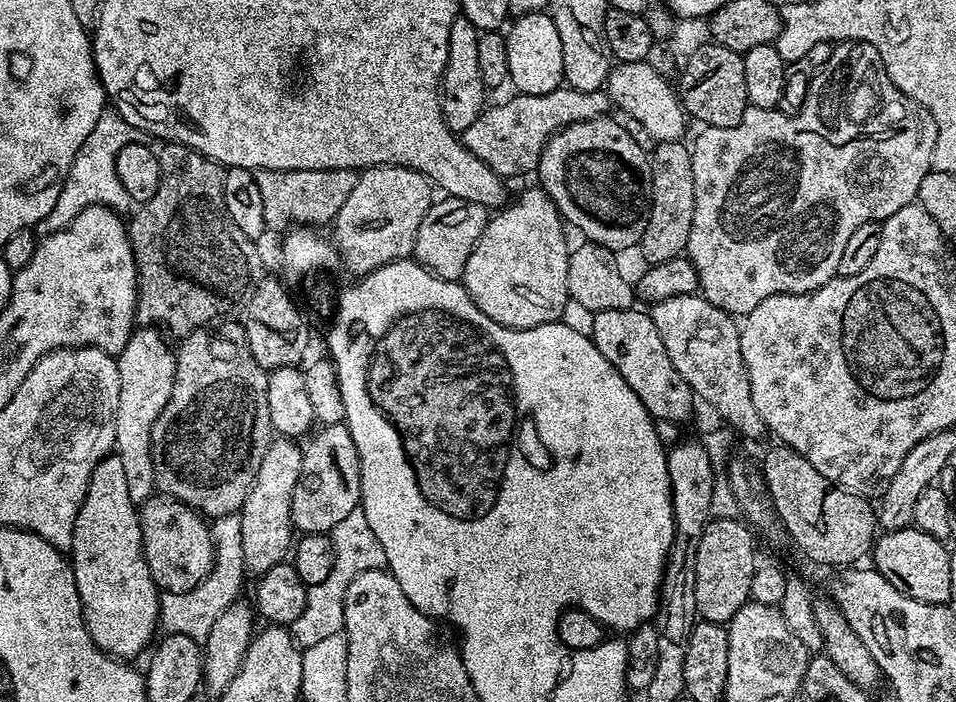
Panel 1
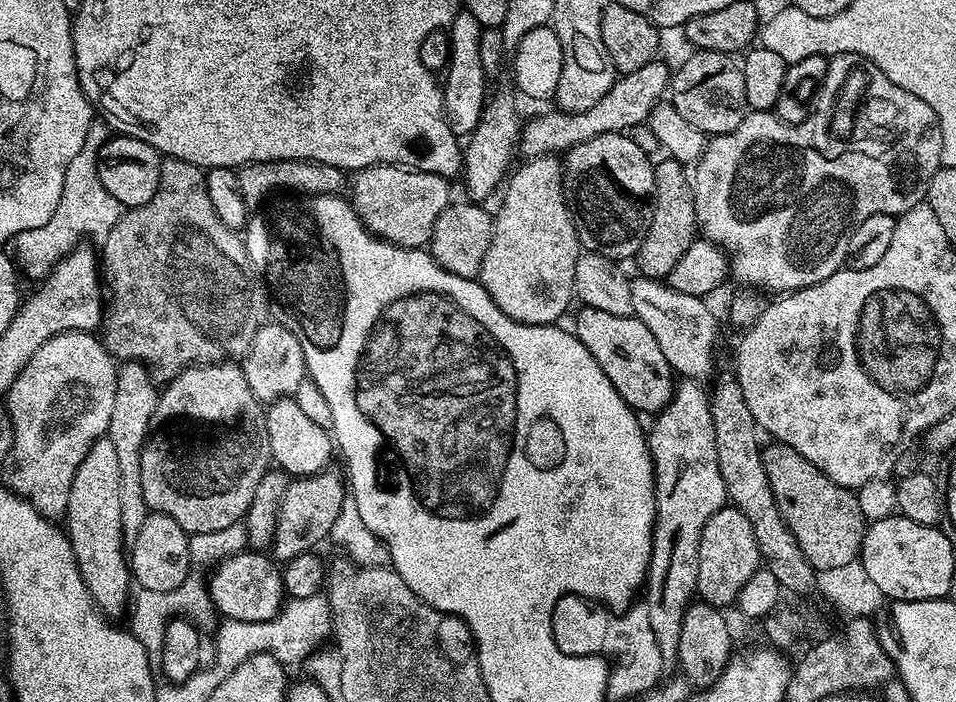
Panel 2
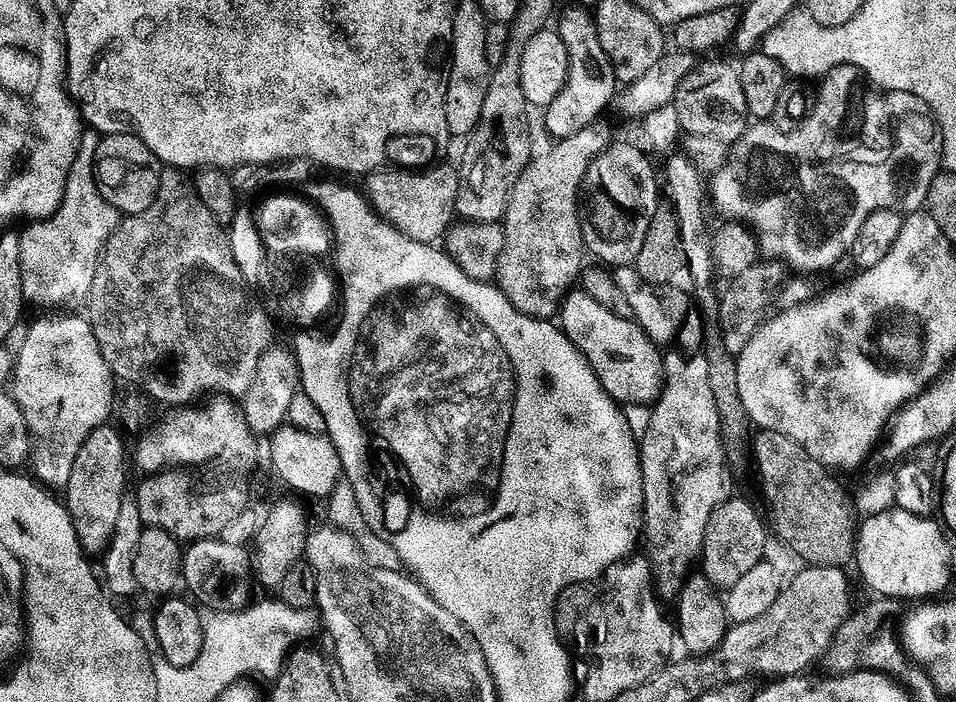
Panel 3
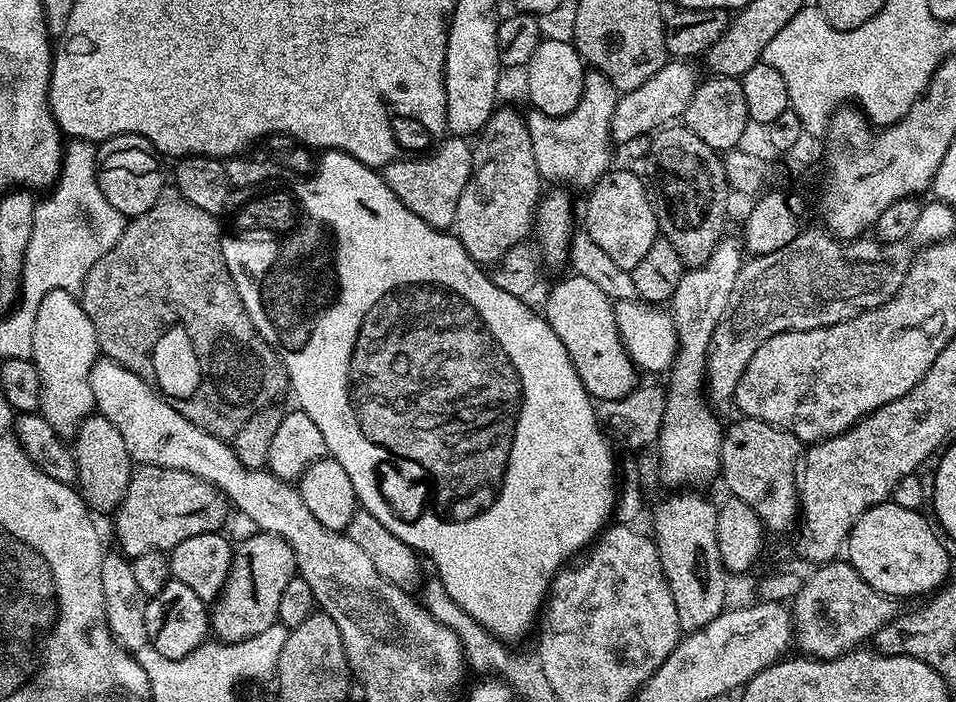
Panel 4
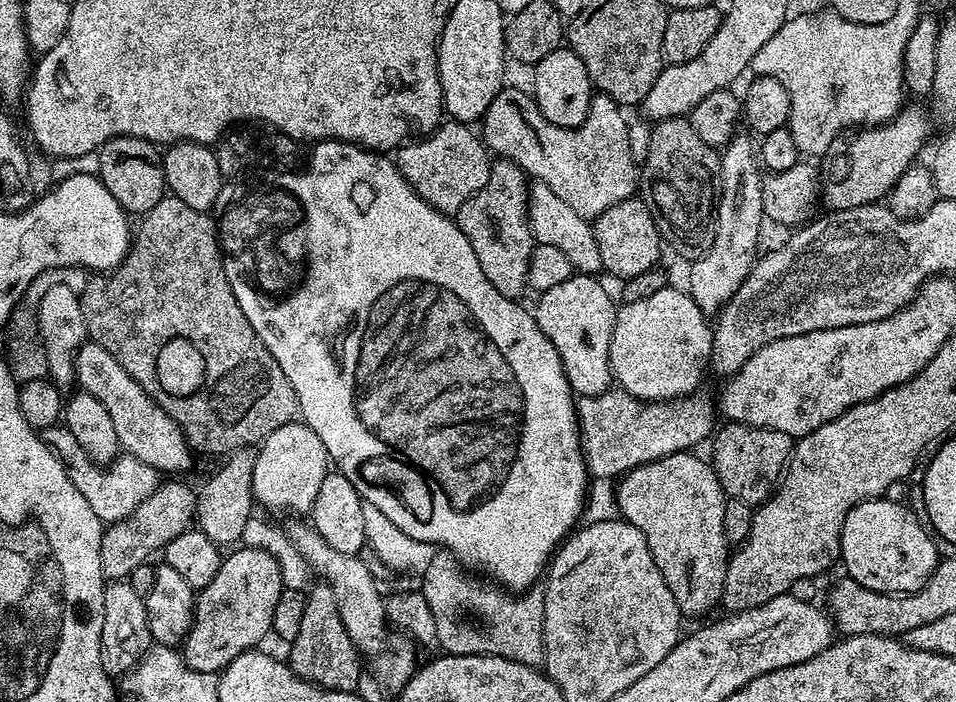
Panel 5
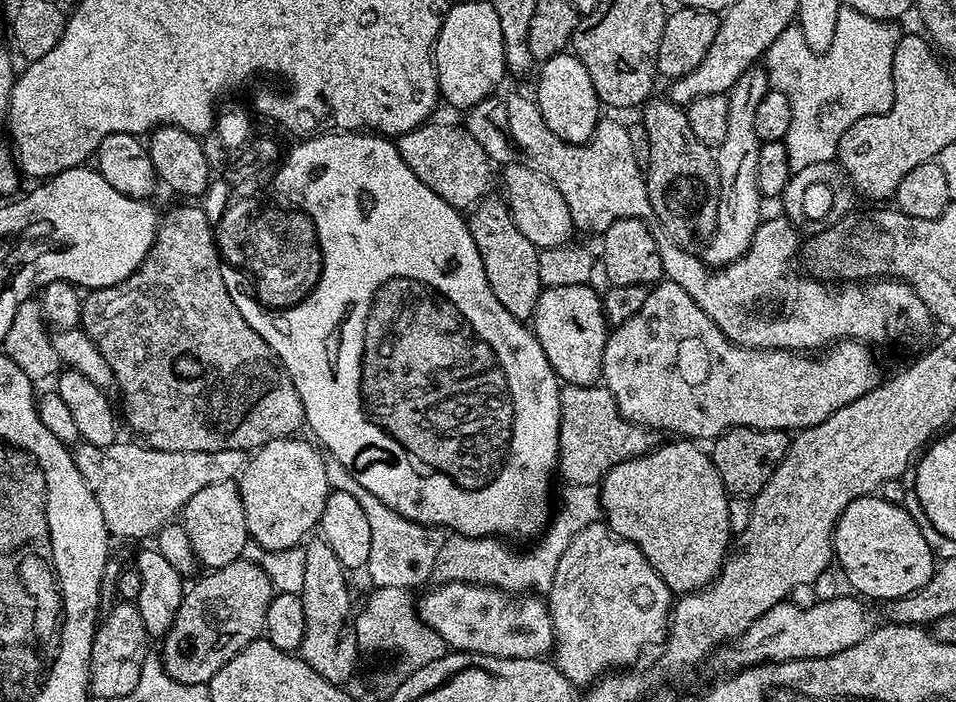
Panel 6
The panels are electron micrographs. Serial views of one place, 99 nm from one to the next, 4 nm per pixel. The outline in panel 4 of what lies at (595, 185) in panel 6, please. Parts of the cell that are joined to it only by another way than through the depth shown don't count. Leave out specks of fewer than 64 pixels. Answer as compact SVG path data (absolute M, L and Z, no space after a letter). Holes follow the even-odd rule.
M595 70L584 73L584 89L578 106L570 114L565 116L547 116L535 110L527 113L528 129L530 130L530 142L534 146L534 162L538 162L538 170L545 181L557 180L557 185L572 188L584 188L590 190L613 167L614 141L612 139L612 119L618 93L616 87L606 78L606 74Z

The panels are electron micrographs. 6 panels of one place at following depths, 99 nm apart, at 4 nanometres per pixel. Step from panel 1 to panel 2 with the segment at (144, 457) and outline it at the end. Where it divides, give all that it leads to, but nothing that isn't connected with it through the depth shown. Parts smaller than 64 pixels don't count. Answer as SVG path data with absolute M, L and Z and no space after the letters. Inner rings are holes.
M137 360L121 363L116 370L116 389L114 390L114 411L110 414L110 426L106 438L114 446L118 457L120 485L118 495L122 509L122 534L125 545L130 546L138 538L146 518L150 515L146 498L142 498L142 450L148 440L150 418L156 409L158 385L152 379L152 373Z

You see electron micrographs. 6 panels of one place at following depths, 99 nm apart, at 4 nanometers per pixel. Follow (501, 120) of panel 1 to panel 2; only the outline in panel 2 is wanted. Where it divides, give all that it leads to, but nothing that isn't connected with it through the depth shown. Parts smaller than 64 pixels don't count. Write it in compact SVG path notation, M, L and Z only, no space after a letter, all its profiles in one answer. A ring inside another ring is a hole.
M663 59L651 60L642 70L634 70L617 75L616 81L590 106L588 110L581 112L562 112L551 110L536 116L532 121L523 125L518 152L521 157L531 158L545 154L564 154L568 149L586 142L590 138L596 138L598 134L610 134L611 132L627 133L628 128L636 128L647 121L654 105L665 99L670 88L670 68L662 62Z

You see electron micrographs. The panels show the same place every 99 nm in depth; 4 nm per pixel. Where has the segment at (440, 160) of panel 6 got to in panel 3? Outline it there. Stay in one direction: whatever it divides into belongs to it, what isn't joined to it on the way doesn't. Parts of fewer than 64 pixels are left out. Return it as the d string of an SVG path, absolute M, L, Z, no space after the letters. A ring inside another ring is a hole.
M436 162L419 170L385 166L367 173L369 203L398 231L423 244L436 244L447 233L456 216L460 173L455 167Z

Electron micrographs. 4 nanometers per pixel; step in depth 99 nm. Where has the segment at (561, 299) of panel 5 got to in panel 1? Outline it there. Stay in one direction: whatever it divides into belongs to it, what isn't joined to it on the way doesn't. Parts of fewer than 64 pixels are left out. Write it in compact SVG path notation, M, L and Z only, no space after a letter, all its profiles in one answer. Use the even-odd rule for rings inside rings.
M630 307L595 313L592 341L602 350L606 362L626 378L626 386L638 394L653 420L683 422L692 412L692 388L686 378L674 370L674 362L670 362L670 354L666 354L666 346L662 346L662 338L658 338L658 326L654 326L651 315L647 311L636 311Z

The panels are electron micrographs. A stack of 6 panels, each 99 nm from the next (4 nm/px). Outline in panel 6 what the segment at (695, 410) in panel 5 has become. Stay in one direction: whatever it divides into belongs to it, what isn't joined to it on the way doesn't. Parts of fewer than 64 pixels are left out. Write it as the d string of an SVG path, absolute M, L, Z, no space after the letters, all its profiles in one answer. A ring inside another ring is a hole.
M564 384L560 390L560 459L559 471L568 484L599 484L611 468L635 456L644 456L657 447L657 433L627 420L616 408L610 390L603 386Z

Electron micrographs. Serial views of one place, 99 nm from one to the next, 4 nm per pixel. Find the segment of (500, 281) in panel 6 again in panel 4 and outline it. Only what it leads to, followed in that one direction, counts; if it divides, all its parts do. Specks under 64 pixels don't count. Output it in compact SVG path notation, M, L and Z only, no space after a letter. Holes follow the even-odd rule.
M497 107L472 149L472 177L458 198L452 228L459 247L481 266L496 266L515 244L525 243L534 228L536 205L542 195L542 177L534 162L528 121L512 108Z

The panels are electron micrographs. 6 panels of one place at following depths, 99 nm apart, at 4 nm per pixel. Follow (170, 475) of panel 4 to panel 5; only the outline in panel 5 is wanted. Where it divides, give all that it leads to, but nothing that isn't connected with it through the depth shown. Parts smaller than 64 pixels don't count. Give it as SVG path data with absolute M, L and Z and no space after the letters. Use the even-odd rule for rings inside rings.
M172 478L169 482L161 482L134 510L132 516L127 516L125 520L120 520L116 524L105 527L102 538L102 570L105 581L128 580L139 564L145 563L149 558L163 550L172 539L191 529L196 519L196 498L195 491L188 492L184 484L179 484L179 479Z

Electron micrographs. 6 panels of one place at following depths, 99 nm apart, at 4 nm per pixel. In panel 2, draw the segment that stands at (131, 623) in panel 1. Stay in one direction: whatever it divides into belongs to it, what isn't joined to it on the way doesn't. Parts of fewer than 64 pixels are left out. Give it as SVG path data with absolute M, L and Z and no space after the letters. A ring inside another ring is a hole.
M107 438L98 439L94 446L90 446L86 458L82 458L82 466L78 466L74 474L66 513L66 535L72 543L78 570L92 595L92 603L109 618L116 618L123 608L125 611L130 600L130 560L122 534L119 485L118 457L114 446Z

